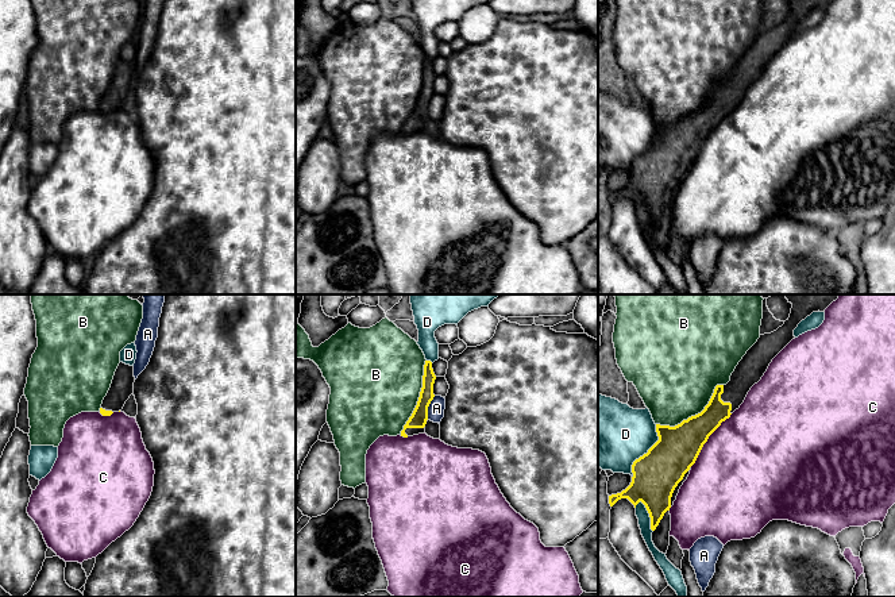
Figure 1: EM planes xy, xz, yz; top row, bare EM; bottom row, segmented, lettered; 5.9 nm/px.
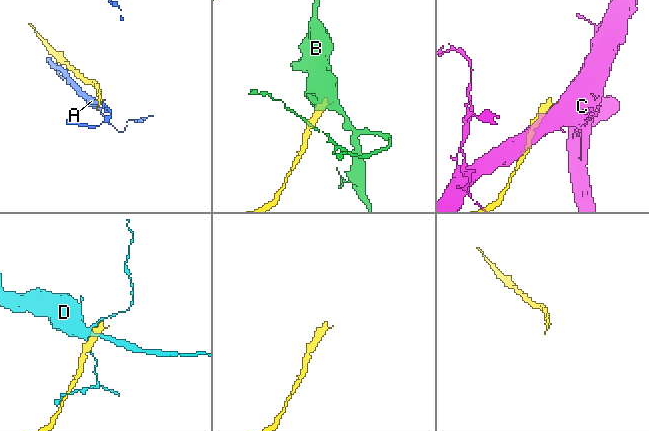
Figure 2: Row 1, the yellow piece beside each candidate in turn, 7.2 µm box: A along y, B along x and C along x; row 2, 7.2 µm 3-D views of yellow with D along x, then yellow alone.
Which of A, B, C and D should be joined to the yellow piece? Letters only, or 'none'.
none

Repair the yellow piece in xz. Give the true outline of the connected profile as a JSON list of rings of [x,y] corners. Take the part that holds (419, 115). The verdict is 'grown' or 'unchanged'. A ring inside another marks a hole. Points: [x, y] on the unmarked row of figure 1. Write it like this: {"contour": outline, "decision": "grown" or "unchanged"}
{"contour": [[[425,58],[423,85],[420,89],[420,95],[412,113],[404,123],[404,127],[401,128],[401,134],[408,135],[408,134],[425,130],[425,122],[428,119],[428,104],[435,95],[433,92],[435,77],[436,77],[436,73],[432,66],[432,59]]], "decision": "grown"}

